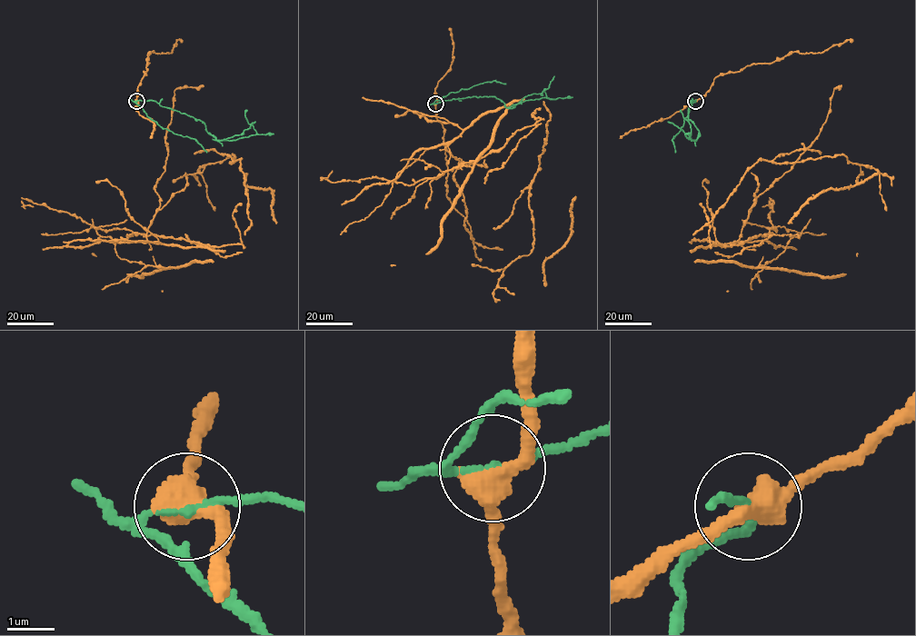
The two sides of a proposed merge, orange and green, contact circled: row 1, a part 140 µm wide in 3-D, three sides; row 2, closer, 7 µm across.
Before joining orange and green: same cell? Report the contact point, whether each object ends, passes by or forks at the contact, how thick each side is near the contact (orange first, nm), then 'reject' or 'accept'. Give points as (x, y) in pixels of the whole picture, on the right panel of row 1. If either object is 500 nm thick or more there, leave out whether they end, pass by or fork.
place (695, 101); orange passes by; green passes by; calibres 480 and 140 nm; reject

